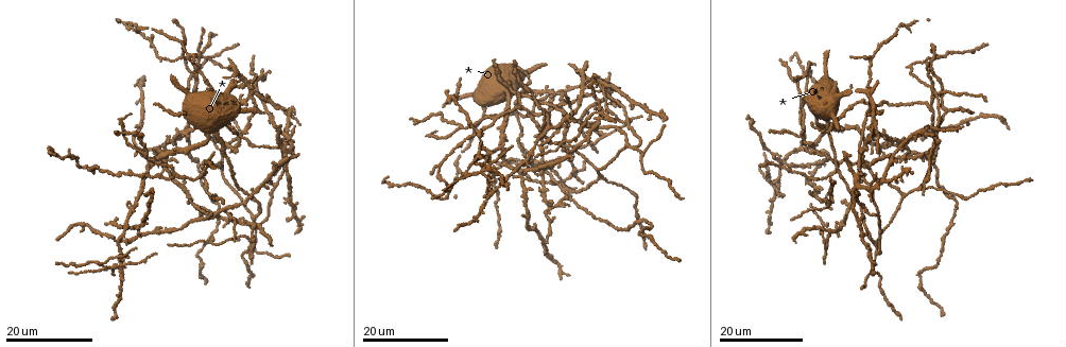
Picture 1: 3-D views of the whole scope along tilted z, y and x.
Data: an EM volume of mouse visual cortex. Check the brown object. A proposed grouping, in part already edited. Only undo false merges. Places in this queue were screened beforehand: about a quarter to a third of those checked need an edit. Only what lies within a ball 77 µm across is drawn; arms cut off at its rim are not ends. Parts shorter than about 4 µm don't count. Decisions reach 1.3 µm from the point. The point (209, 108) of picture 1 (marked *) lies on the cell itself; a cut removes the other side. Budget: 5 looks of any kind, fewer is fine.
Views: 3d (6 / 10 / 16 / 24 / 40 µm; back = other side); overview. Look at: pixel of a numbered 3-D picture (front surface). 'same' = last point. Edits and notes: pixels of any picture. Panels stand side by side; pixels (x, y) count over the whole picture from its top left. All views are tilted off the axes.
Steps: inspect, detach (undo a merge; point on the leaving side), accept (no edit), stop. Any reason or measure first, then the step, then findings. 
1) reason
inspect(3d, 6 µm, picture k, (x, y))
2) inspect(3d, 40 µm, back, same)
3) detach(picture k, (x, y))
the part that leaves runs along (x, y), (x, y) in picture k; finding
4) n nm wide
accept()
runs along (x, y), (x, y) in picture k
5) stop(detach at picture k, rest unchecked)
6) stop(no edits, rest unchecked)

inspect(3d, 24 µm, picture 1, (914, 151))

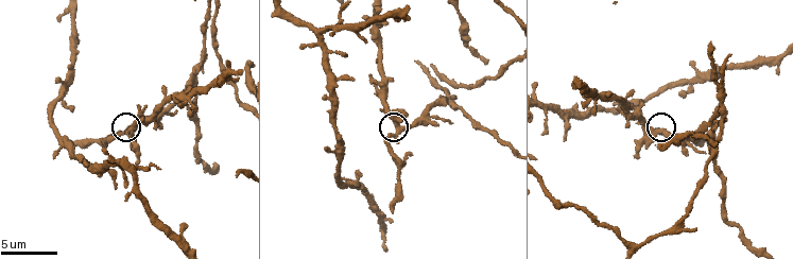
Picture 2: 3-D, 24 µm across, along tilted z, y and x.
inspect(3d, 6 µm, picture 2, (663, 130))

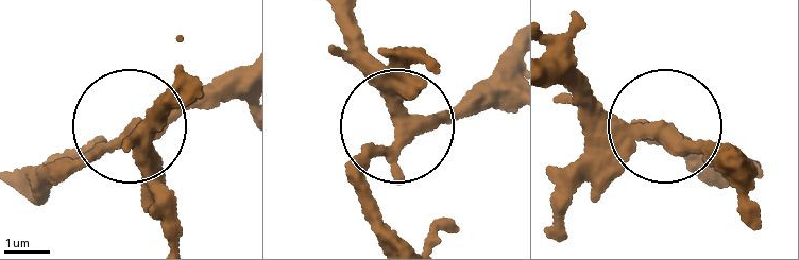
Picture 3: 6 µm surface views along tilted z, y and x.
4 arms
accept()
runs along (244, 68), (54, 184) in picture 3; one cell here

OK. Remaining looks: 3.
looks like a crossing
inspect(3d, 24 µm, picture 1, (601, 113))

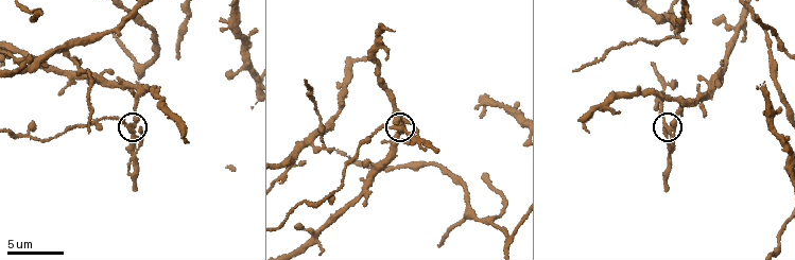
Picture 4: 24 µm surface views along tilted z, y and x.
inspect(3d, 10 µm, picture 4, (668, 129))

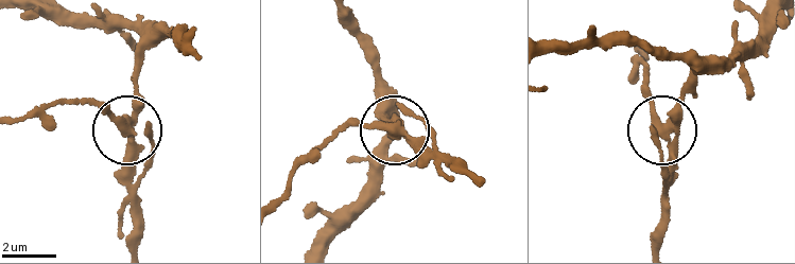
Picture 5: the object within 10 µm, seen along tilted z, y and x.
280 nm wide
detach(picture 5, (121, 120))
the part that leaves runs along (130, 140), (82, 105), (37, 107), (13, 117) in picture 5; two cells meet here

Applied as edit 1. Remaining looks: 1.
stop(detach at picture 5, rest unchecked)

